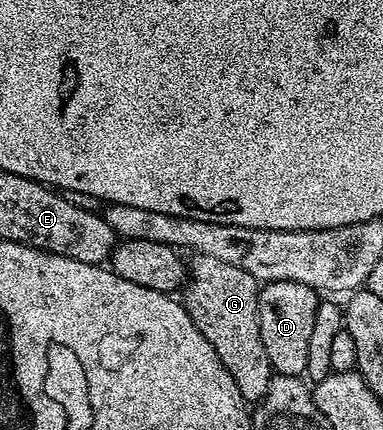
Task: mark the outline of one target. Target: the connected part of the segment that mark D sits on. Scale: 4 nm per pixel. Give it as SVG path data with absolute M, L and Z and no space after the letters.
M273 281L260 286L259 328L261 329L261 345L265 349L265 357L269 357L271 370L275 375L302 376L304 374L308 360L309 337L312 336L314 318L317 315L320 300L320 292L301 281Z

